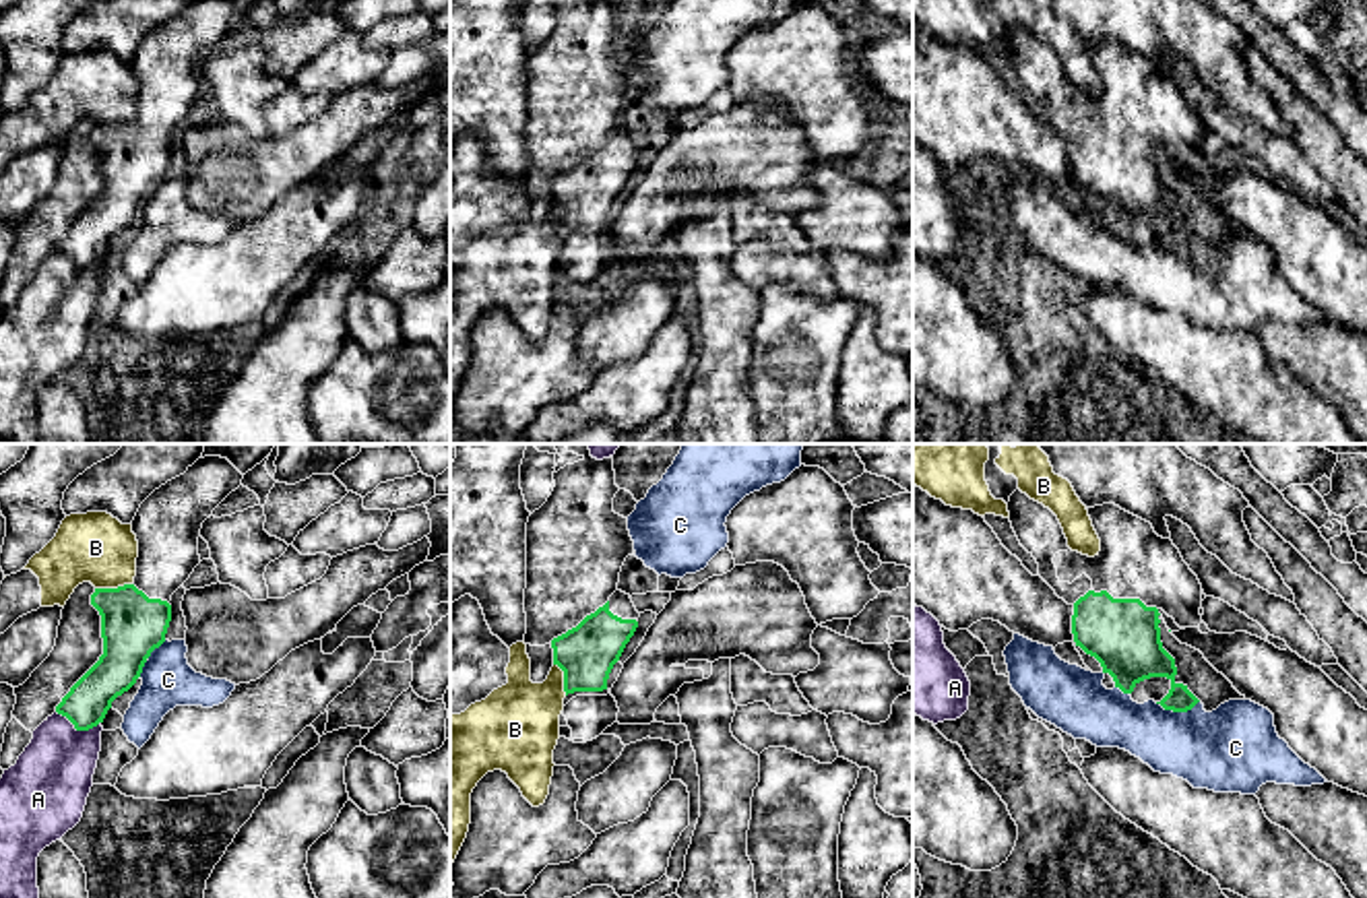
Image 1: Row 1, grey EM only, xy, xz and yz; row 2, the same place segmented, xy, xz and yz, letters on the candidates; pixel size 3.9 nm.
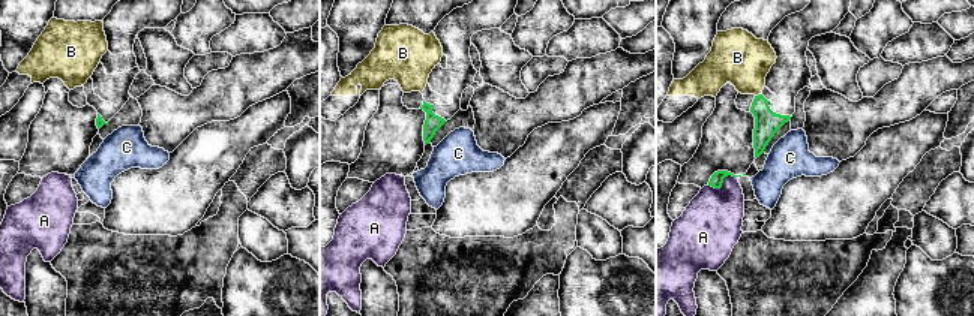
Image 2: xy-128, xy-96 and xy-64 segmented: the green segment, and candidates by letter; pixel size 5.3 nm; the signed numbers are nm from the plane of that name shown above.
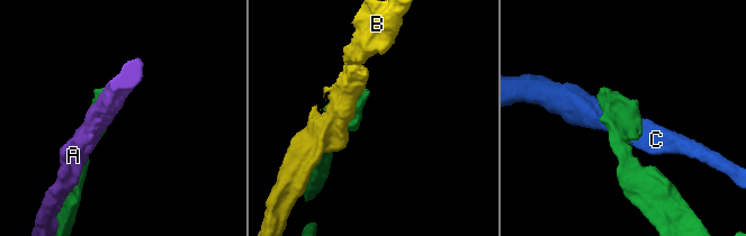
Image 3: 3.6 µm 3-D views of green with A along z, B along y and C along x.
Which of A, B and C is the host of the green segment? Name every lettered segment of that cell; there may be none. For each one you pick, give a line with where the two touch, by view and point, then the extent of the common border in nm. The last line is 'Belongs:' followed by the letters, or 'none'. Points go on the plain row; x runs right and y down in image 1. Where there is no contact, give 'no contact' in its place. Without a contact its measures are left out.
Belongs: none

